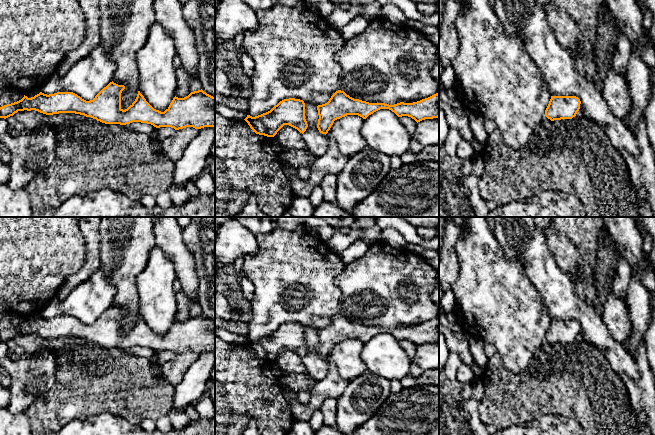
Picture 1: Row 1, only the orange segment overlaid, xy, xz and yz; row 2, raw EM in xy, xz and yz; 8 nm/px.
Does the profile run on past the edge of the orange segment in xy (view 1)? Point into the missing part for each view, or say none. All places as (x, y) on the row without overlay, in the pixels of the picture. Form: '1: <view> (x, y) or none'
1: none

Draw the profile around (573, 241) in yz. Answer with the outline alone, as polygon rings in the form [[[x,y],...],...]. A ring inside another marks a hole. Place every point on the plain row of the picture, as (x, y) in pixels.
[[[552,217],[544,231],[546,243],[557,265],[572,281],[579,276],[595,277],[598,237],[603,226],[602,217]]]

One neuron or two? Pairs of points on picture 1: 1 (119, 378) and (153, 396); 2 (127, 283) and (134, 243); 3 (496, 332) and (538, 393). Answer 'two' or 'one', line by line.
1: one
2: one
3: two

